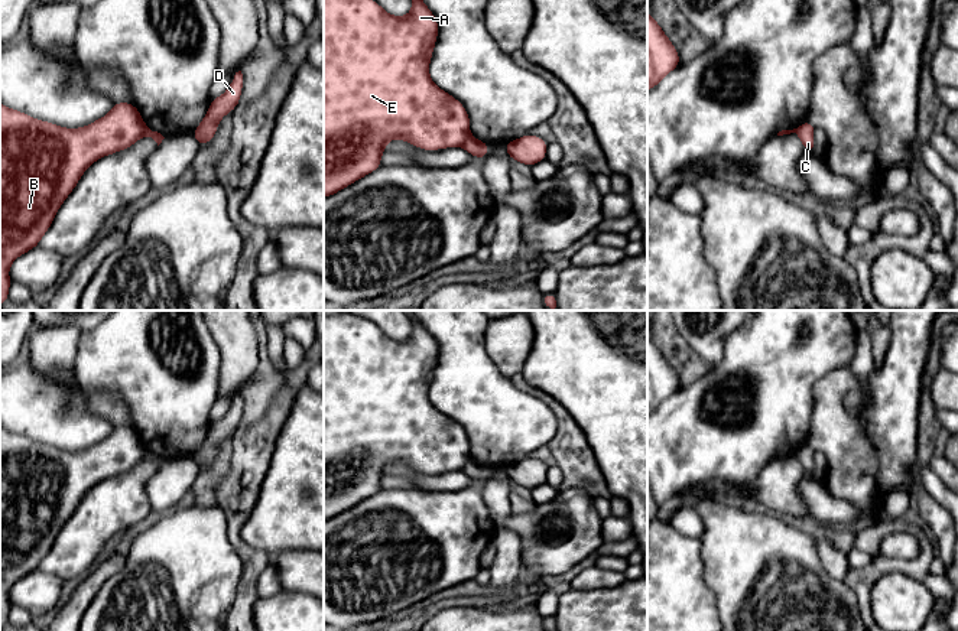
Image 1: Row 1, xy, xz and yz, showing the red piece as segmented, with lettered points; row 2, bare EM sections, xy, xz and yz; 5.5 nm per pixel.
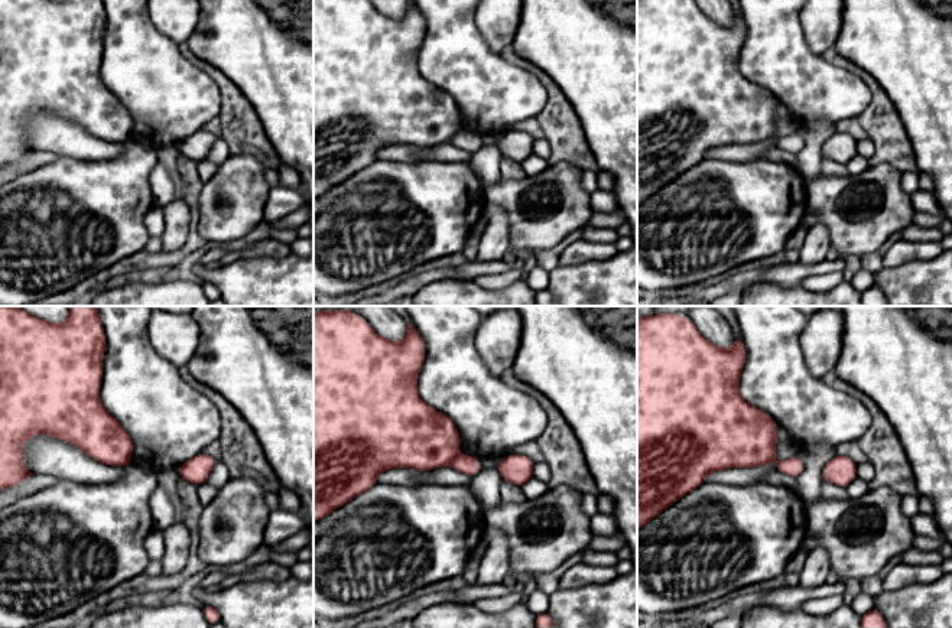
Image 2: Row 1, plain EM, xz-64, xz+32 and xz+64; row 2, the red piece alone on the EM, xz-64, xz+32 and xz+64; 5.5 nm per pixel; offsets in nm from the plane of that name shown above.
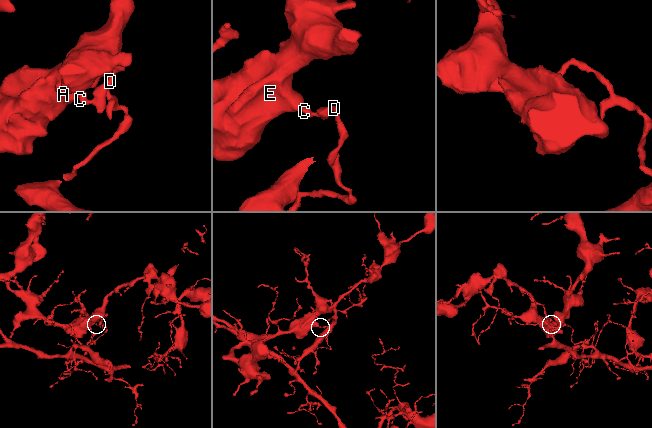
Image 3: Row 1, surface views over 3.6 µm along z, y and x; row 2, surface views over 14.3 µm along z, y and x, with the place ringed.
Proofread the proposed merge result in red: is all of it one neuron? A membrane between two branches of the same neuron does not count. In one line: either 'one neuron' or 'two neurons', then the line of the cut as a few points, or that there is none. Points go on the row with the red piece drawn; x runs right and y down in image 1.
two neurons; cut xz (470, 135), (461, 146)

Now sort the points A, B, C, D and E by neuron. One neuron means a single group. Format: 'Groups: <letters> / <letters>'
Groups: A B E / C D

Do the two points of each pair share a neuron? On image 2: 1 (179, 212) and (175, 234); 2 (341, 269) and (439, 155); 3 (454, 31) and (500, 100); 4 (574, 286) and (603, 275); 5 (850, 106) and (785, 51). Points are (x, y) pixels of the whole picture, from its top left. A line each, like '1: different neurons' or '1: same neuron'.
1: same neuron
2: different neurons
3: same neuron
4: same neuron
5: same neuron

